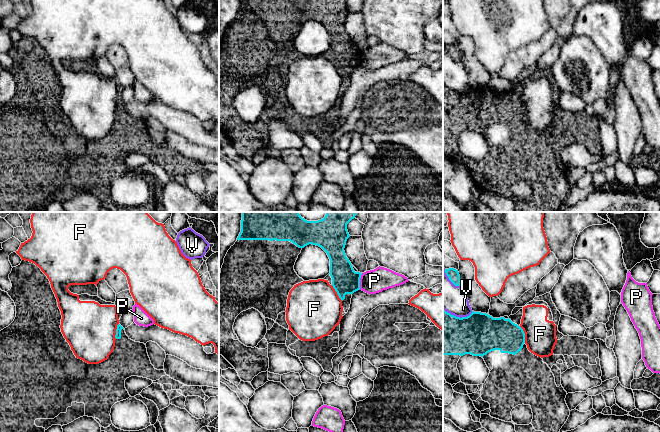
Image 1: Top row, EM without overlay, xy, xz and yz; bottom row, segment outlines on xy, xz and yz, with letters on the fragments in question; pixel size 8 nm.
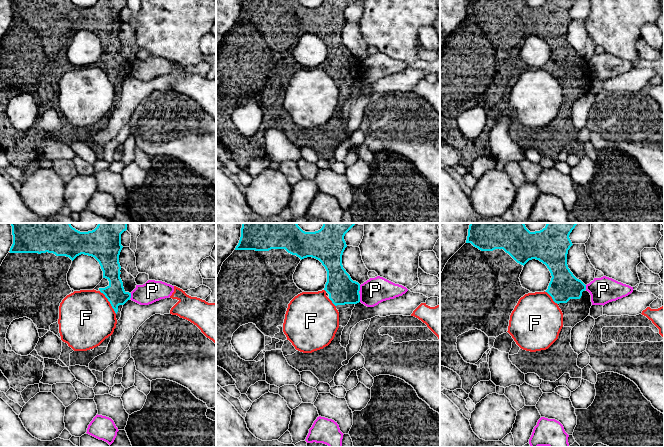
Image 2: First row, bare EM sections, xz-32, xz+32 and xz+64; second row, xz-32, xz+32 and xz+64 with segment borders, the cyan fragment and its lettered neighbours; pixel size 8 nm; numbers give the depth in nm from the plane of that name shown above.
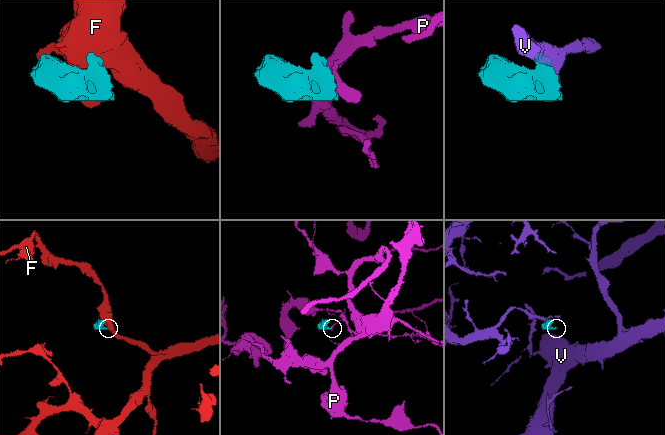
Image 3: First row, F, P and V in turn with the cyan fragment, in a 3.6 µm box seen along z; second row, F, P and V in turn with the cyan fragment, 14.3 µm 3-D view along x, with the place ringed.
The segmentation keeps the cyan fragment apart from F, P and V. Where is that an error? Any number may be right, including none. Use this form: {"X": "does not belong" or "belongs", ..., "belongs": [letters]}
{"F": "does not belong", "P": "does not belong", "V": "does not belong", "belongs": []}

